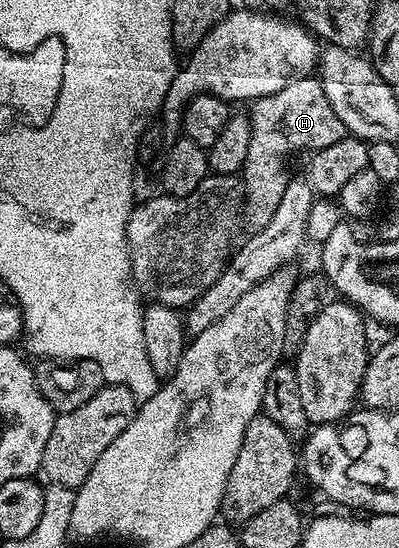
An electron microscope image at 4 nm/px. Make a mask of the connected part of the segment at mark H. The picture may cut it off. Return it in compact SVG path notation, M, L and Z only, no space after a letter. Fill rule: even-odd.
M314 75L296 76L282 90L255 100L250 107L248 116L252 127L252 143L248 143L248 159L240 174L240 180L244 186L244 197L247 202L278 202L284 195L288 182L288 177L285 176L286 160L293 153L298 153L301 149L310 149L309 151L324 149L347 136L344 123L340 123L336 111L332 111L332 103L328 103L328 95L324 95L321 80Z

